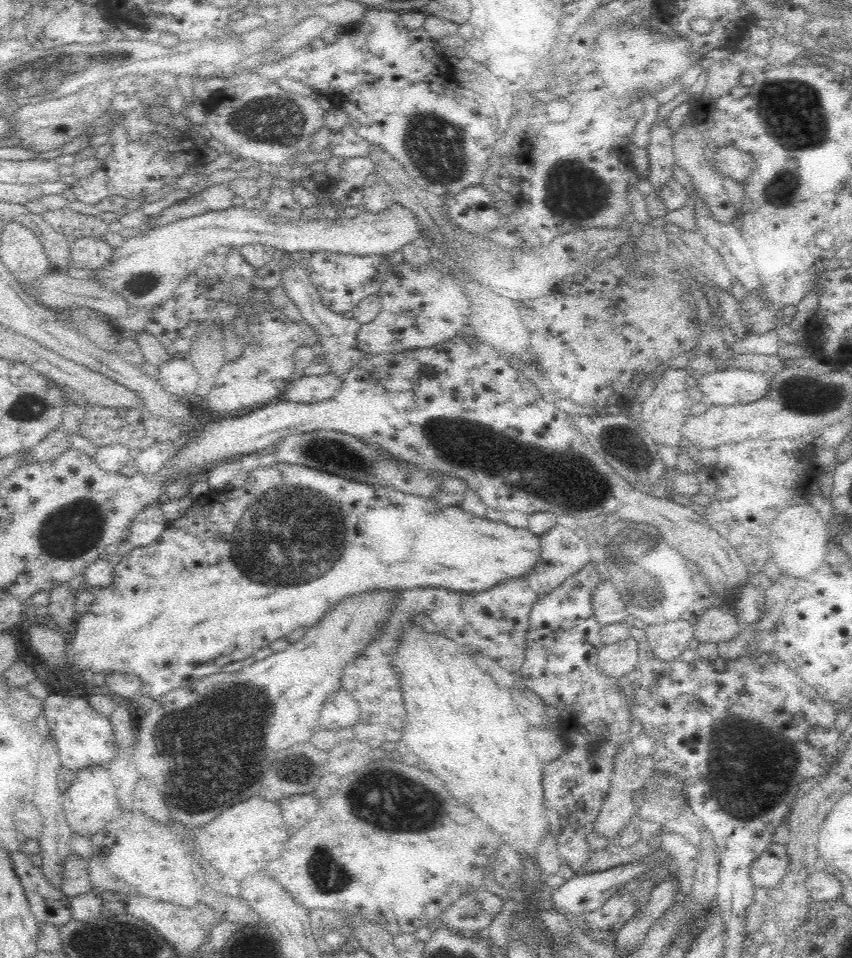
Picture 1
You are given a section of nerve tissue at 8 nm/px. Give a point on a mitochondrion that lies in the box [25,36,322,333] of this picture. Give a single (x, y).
(265, 116)

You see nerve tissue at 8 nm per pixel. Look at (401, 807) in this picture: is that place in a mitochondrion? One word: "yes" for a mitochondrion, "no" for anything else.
yes

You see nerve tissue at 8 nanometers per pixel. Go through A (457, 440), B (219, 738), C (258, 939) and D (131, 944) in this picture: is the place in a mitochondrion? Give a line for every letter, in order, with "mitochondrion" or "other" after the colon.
A: mitochondrion
B: mitochondrion
C: mitochondrion
D: mitochondrion

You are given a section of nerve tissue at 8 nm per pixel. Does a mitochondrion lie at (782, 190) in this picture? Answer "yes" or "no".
yes

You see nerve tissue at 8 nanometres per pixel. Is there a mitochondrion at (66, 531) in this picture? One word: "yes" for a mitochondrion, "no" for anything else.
yes

